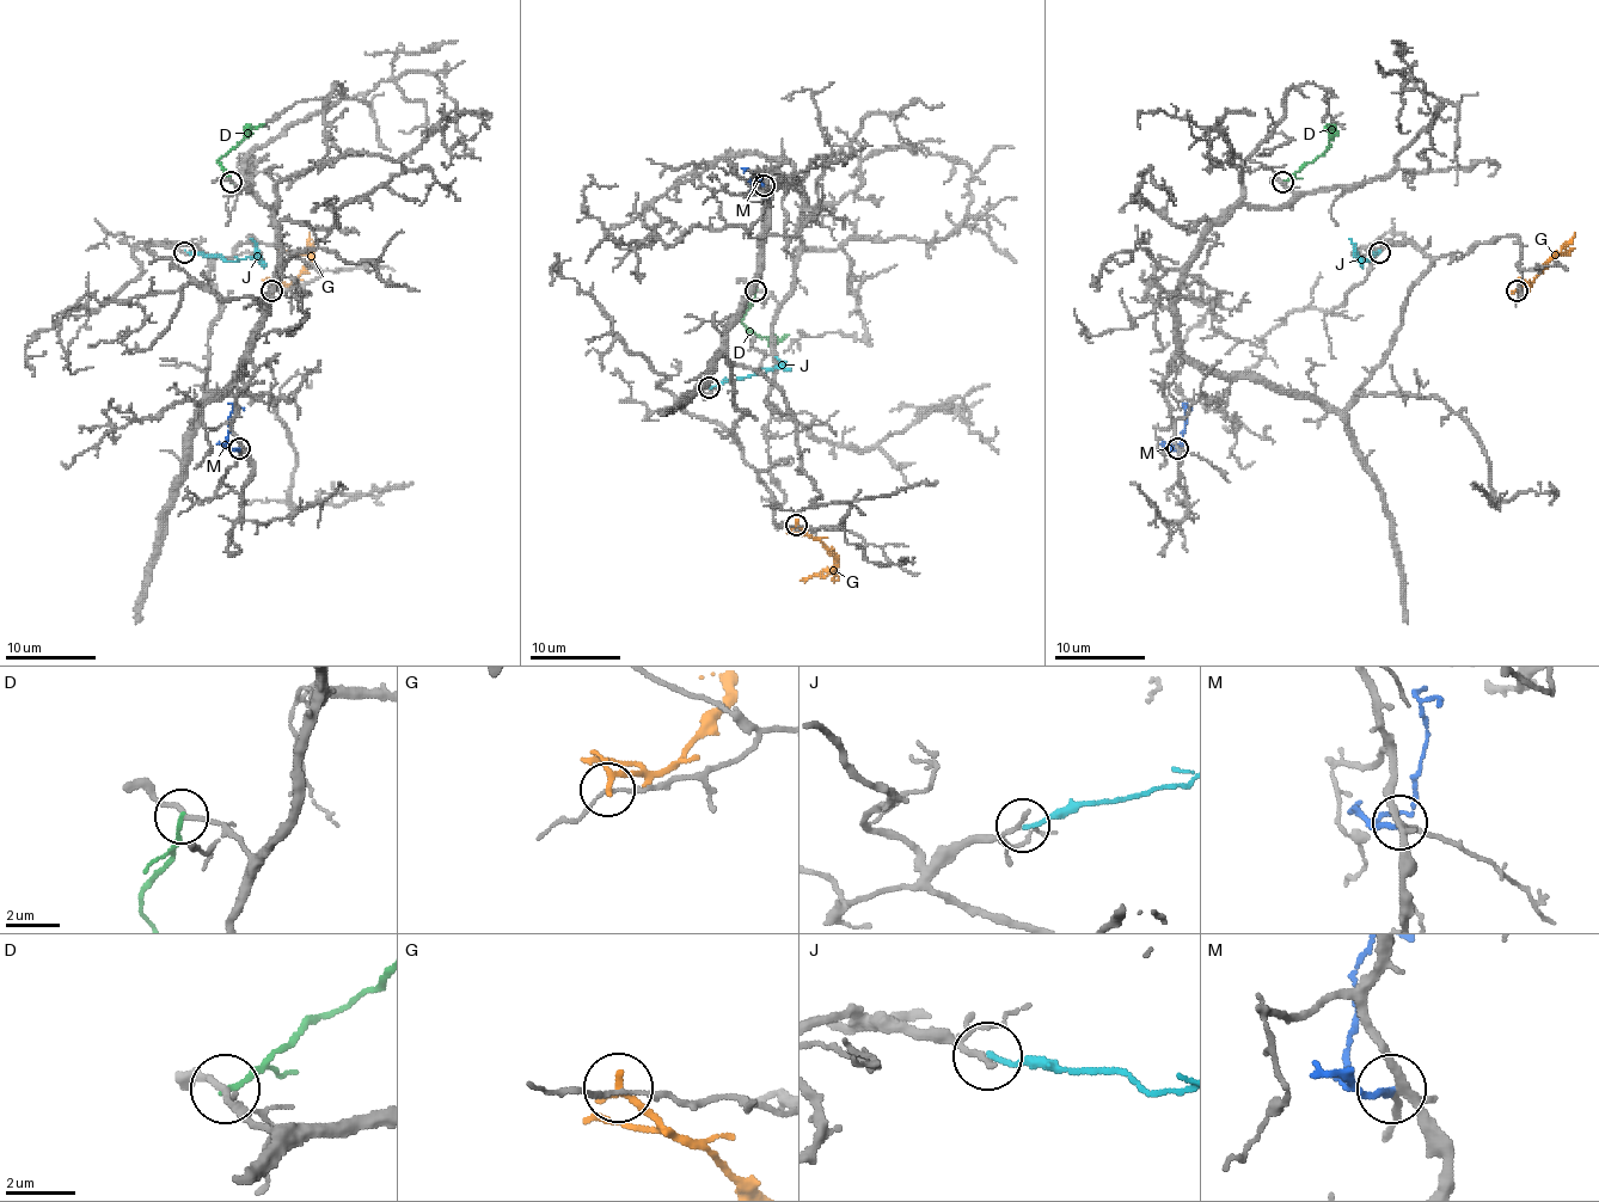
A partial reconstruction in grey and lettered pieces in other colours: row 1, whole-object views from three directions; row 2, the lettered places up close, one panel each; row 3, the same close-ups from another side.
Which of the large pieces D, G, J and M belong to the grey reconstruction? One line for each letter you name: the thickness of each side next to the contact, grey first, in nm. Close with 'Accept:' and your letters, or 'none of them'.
J: Thickness 140 nm (grey) against 130 nm
Accept: J

